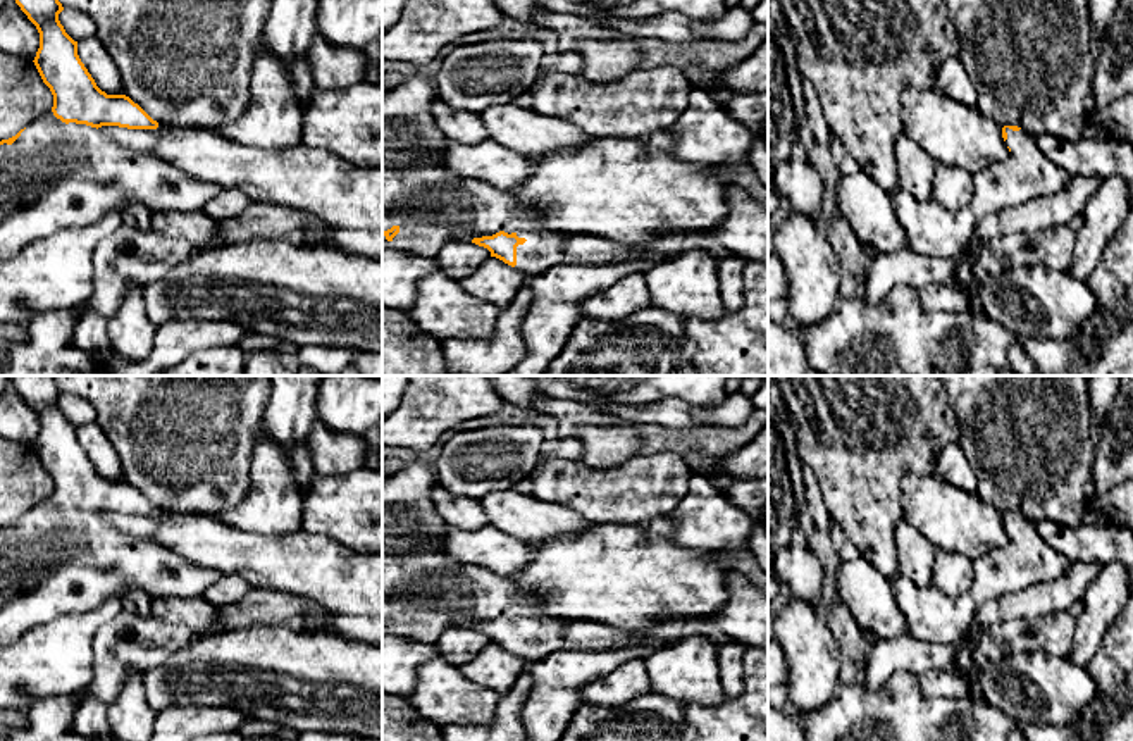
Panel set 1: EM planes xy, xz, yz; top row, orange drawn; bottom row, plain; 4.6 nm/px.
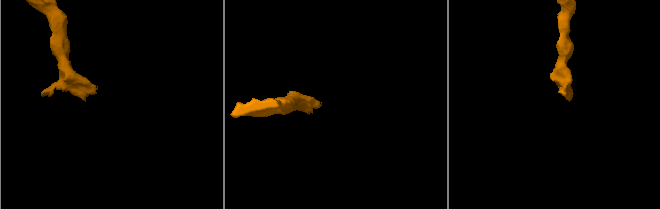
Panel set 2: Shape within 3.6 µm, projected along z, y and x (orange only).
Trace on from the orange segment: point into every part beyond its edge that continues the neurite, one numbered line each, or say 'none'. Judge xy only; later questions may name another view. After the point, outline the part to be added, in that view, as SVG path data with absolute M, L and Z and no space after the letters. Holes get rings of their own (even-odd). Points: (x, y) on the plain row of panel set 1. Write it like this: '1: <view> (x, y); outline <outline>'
1: xy (55, 562); outline M48 496L26 512L12 531L0 531L0 650L34 626L98 608L112 596L122 600L129 589L141 589L150 598L203 596L219 577L220 574L193 565L153 539L129 538L100 515L65 510Z

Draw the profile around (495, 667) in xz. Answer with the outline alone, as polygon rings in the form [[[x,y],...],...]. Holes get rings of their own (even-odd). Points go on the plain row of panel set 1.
[[[496,643],[486,644],[472,660],[460,667],[461,674],[487,689],[505,694],[527,669],[529,662]]]

